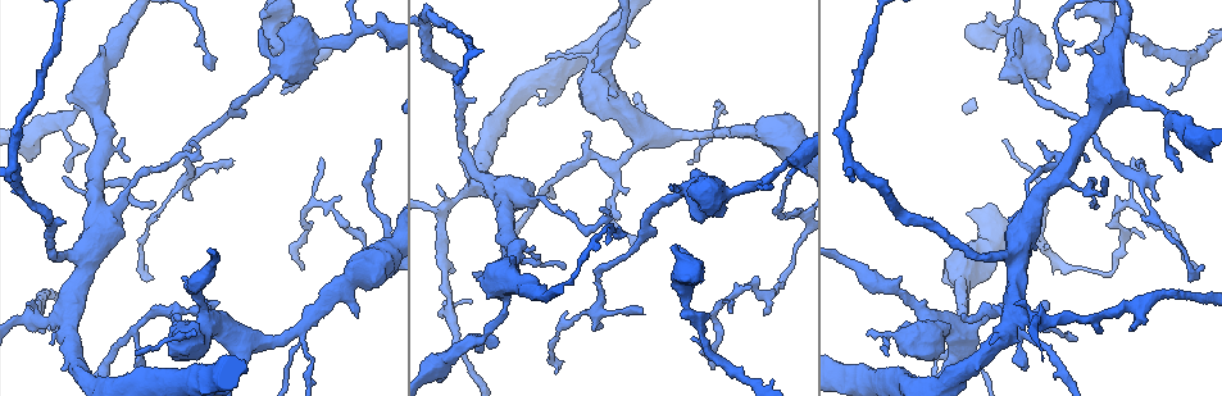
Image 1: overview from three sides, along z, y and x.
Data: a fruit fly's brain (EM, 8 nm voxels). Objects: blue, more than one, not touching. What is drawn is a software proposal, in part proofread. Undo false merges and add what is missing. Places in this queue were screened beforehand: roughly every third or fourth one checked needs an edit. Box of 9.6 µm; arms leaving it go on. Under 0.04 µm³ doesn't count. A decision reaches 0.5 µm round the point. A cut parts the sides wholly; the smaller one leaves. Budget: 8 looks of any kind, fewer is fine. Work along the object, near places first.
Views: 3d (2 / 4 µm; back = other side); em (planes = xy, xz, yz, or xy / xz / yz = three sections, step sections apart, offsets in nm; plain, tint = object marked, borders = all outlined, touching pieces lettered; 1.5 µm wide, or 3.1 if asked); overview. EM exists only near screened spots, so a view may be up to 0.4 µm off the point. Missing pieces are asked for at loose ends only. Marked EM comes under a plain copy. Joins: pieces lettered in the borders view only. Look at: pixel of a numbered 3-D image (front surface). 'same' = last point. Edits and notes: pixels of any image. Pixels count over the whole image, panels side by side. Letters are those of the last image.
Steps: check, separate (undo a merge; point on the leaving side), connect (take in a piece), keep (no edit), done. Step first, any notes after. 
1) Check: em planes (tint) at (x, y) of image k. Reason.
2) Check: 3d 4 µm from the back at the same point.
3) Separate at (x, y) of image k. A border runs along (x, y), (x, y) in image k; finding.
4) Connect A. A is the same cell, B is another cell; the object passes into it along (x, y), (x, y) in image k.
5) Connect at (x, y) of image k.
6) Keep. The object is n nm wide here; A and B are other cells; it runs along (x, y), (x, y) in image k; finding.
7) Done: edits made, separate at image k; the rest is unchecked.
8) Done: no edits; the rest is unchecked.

Check: em yz step 4 (borders) at (1070, 334) of image 1. Thin end.

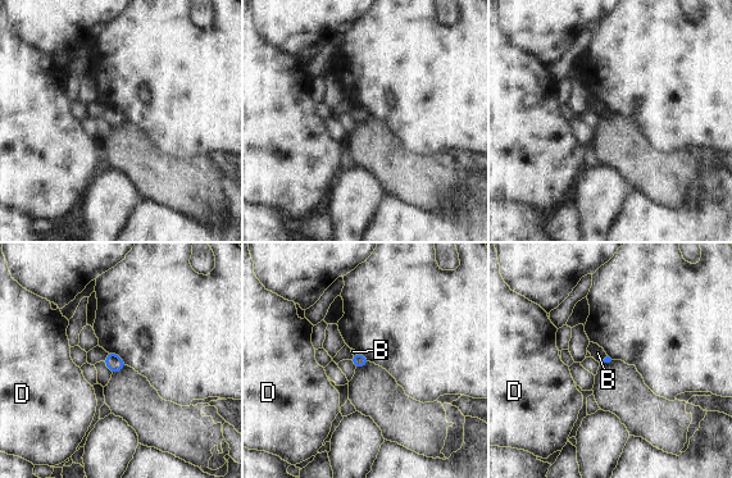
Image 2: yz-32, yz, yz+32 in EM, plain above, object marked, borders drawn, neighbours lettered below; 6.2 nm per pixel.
Check: em planes (borders) at the same point. Cut it another way.

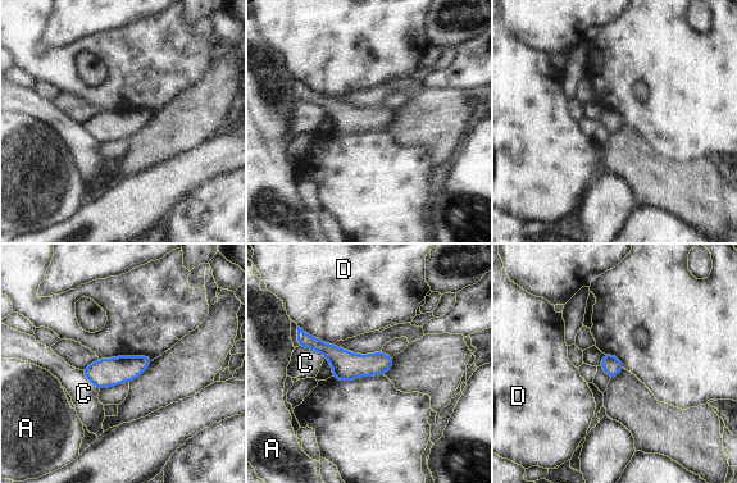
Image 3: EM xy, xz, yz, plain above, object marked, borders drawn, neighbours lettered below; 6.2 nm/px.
Keep. The object is 120 nm wide here; A, C and D are other cells; no lettered piece goes on from it.

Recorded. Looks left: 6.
Check: 3d 4 µm at (764, 313) of image 1. An open end.

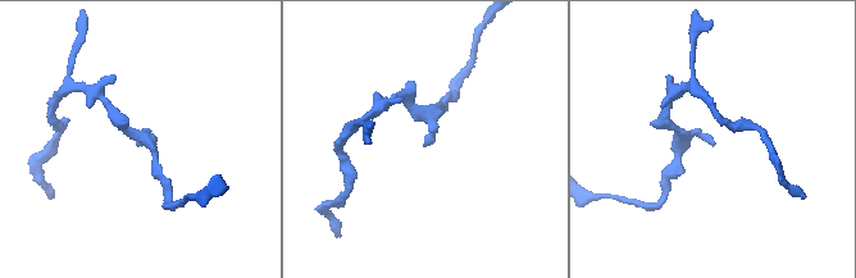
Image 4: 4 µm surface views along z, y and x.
Check: em planes (borders) at (714, 145) of image 4.

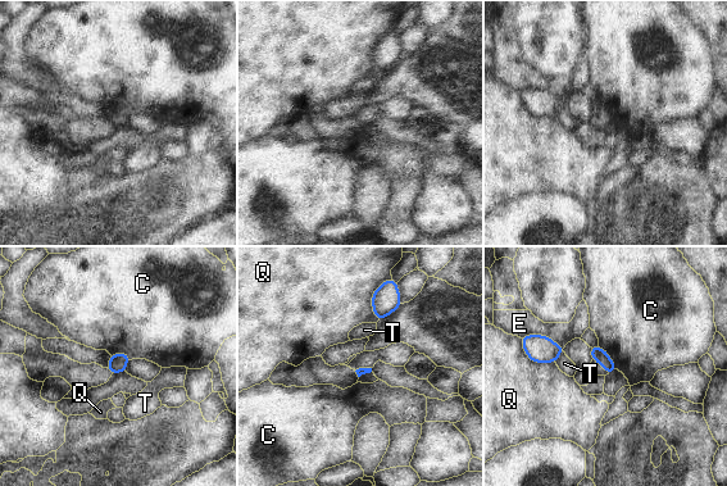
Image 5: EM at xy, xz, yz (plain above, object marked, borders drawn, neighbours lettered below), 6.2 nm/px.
Keep. C, E, Q and T are other cells; a border runs along (599, 345), (617, 368) in image 5; no lettered piece goes on from it.

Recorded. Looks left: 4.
Check: em yz step 8 (borders) at (1080, 53) of image 1. An open end.

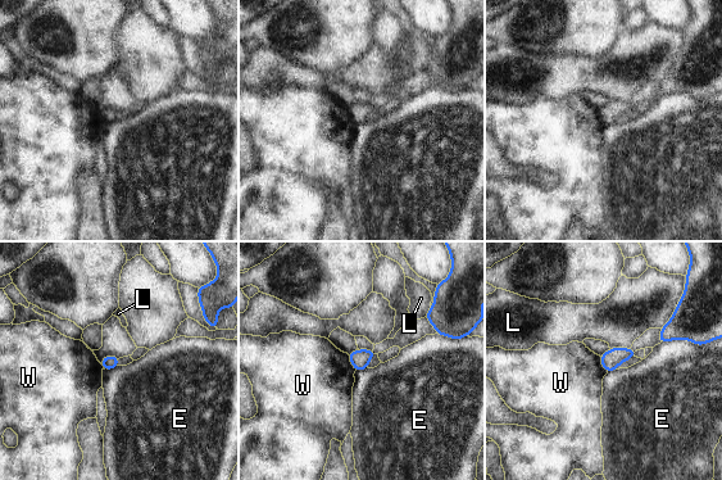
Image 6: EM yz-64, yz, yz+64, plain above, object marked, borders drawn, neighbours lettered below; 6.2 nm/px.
Check: em planes (borders) at the same point. Another direction.

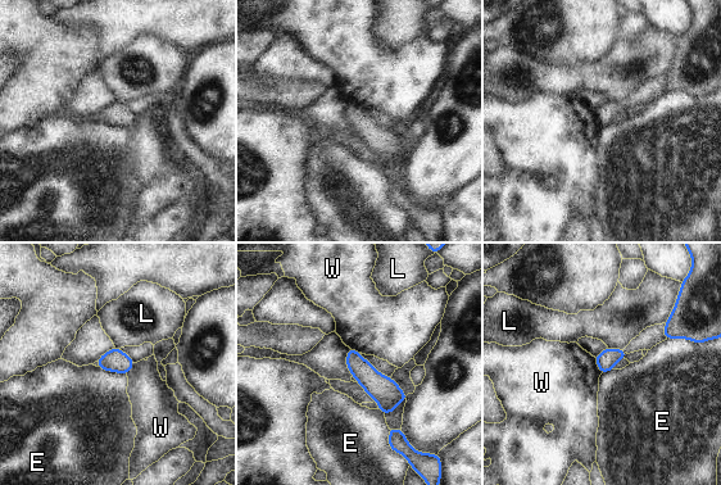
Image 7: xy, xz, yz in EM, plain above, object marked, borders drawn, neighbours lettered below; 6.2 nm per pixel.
Keep. E, L and W are other cells; a border runs along (98, 366), (126, 375) in image 7; none of them fits.

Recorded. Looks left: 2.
Check: 3d 2 µm at (102, 47) of image 1. Thick end.

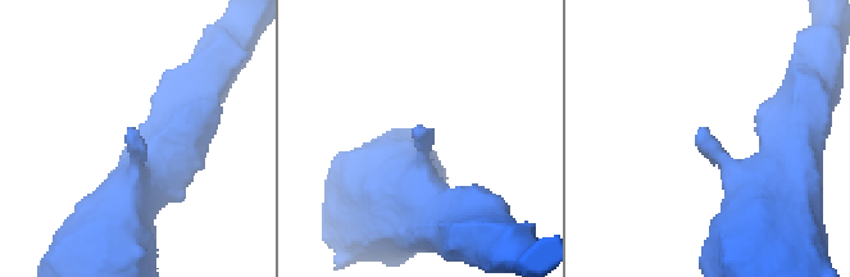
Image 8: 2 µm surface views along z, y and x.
Check: em planes (borders) at (413, 132) of image 8. Need the tissue.

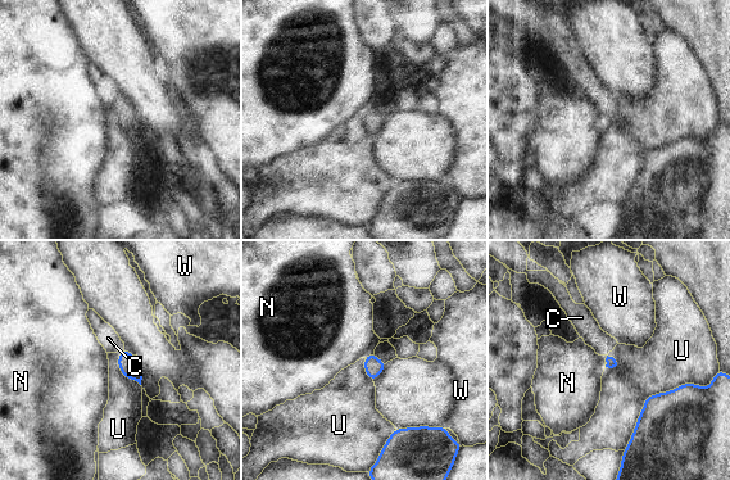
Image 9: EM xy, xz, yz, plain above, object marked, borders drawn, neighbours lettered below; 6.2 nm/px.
Connect at (108, 338) of image 9. The longest contact is with U, 650 nm; C is the same cell, N, U and W are other cells; the object passes into it along (127, 363), (122, 351), (108, 338) in image 9; it goes on there.

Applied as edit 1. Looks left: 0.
Done: edits made, connect at image 9; the rest is unchecked.

